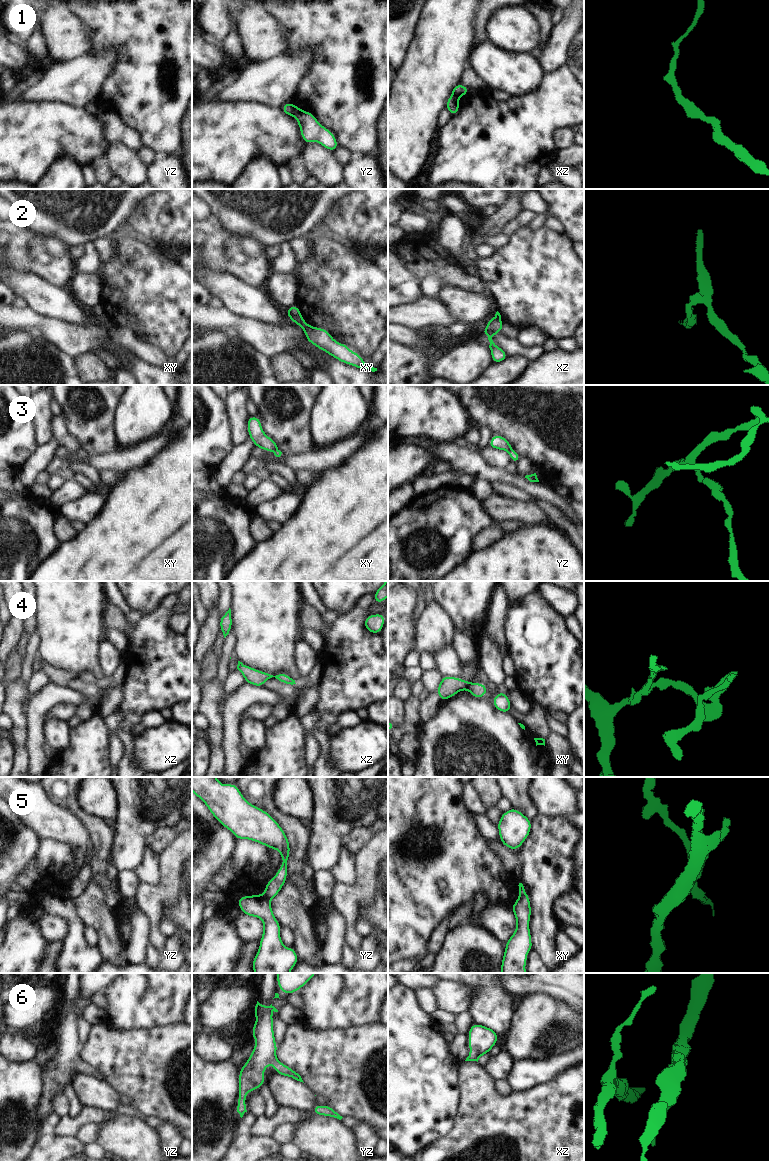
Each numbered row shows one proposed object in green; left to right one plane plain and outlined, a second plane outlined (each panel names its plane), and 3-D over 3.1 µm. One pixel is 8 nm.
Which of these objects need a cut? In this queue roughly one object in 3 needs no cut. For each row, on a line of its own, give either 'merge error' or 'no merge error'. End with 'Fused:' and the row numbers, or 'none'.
1: merge error
2: merge error
3: merge error
4: merge error
5: merge error
6: no merge error
Fused: 1, 2, 3, 4, 5

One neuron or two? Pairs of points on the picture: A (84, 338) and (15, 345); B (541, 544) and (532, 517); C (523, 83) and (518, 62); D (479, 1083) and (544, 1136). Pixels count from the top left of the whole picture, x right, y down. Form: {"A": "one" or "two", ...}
{"A": "two", "B": "two", "C": "one", "D": "one"}

